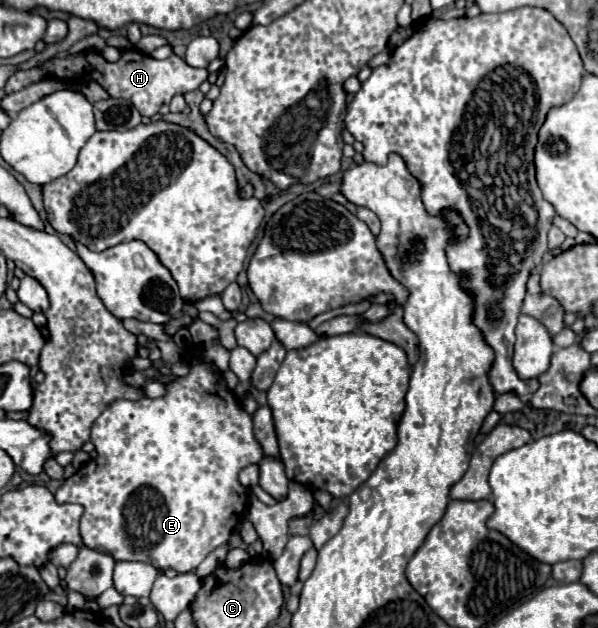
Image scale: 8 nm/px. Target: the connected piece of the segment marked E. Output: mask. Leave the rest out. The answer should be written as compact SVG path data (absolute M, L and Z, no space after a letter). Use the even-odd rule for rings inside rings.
M192 347L188 351L188 363L192 365L192 371L186 377L178 377L174 383L168 383L168 393L164 397L160 397L160 399L148 397L148 399L140 399L140 401L120 399L120 401L114 401L112 405L108 405L108 409L94 421L92 435L90 435L90 441L94 443L98 457L92 459L90 463L86 463L84 467L80 467L70 479L66 479L54 495L58 503L78 503L84 507L84 515L80 519L80 535L84 539L84 545L90 549L96 549L100 553L108 553L116 561L142 561L142 563L154 565L158 571L166 571L166 569L174 569L178 573L196 571L196 567L204 561L204 557L208 553L212 553L216 547L228 543L230 535L234 533L234 529L238 527L238 523L246 511L248 489L240 485L238 473L246 465L258 463L264 455L264 451L260 449L260 443L256 441L254 431L252 431L252 417L238 405L236 395L226 387L218 369L214 365L204 363L202 349Z

